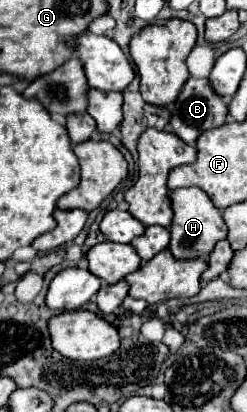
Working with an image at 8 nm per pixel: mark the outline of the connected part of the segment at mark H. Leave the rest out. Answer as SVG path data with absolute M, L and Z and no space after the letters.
M177 188L169 194L173 202L173 224L169 226L171 242L169 250L175 258L207 258L219 240L227 238L227 224L221 210L209 200L201 188Z

